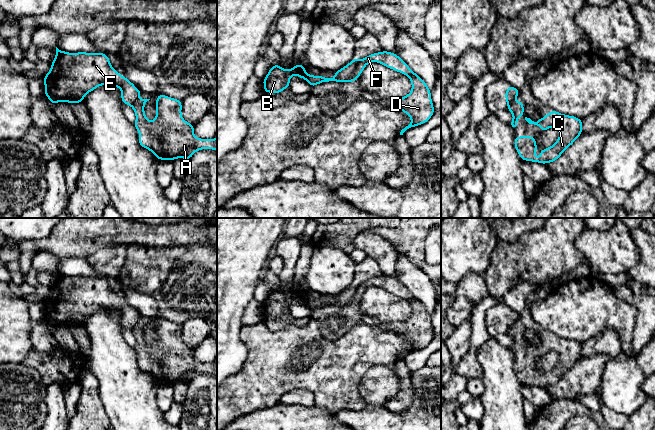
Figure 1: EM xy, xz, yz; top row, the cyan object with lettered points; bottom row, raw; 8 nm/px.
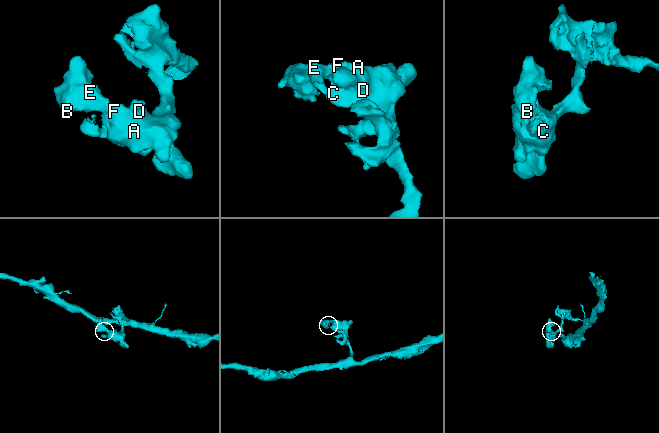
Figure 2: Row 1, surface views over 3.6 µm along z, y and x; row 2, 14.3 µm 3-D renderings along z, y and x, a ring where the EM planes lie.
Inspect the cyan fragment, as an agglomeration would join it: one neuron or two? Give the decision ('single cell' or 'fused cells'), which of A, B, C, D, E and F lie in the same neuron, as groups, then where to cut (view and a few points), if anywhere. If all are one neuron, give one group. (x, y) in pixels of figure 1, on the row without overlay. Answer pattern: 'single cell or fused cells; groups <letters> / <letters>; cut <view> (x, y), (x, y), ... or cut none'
fused cells; groups A C D F / B E; cut xz (359, 285), (353, 298), (347, 304)

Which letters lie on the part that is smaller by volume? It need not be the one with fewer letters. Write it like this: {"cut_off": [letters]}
{"cut_off": ["B", "E"]}

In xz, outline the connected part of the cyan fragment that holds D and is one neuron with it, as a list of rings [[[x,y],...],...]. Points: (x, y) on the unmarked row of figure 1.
[[[388,275],[370,278],[360,284],[355,291],[349,306],[357,306],[356,303],[362,298],[365,290],[371,286],[377,286],[384,290],[408,300],[411,304],[411,316],[400,321],[399,326],[393,326],[391,331],[405,336],[411,343],[411,347],[401,354],[400,359],[415,350],[426,347],[434,338],[434,330],[431,323],[431,315],[427,308],[397,279]]]

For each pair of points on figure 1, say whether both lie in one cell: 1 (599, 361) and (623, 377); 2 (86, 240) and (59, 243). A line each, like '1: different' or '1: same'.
1: different
2: same

